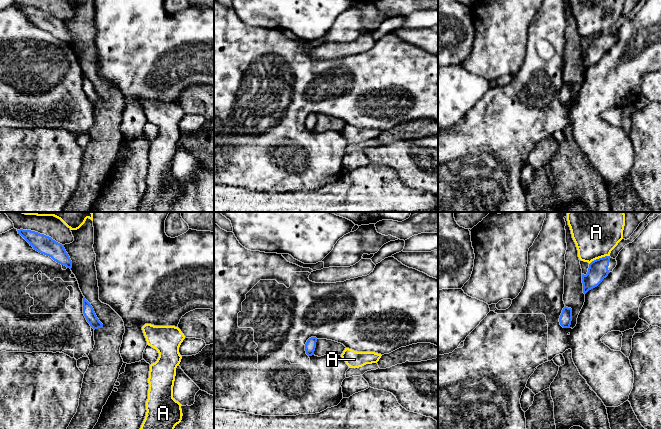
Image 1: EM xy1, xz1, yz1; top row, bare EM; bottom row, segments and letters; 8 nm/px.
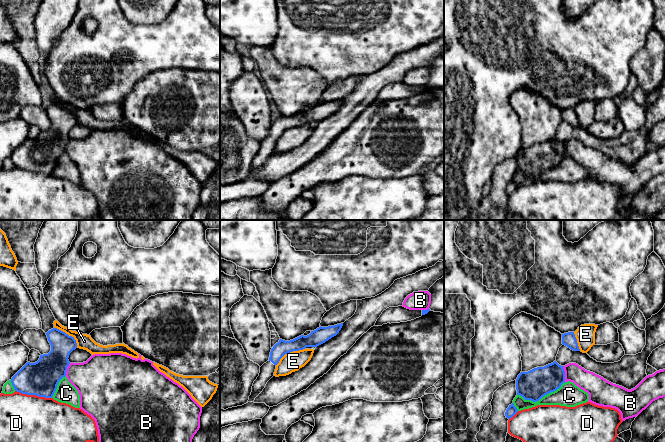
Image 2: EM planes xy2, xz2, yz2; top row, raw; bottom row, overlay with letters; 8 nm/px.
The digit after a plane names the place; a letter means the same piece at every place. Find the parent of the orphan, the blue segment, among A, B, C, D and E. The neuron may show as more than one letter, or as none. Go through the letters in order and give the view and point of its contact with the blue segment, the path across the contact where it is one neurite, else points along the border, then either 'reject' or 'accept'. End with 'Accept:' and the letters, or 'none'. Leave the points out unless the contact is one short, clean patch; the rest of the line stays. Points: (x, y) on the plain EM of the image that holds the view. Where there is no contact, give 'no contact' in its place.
A: yz1 (599, 34) | reject
B: yz2 (564, 150) | reject
C: yz2 (541, 173) | reject
D: xy2 (33, 170) | reject
E: xz2 (289, 128) | along xz2 (305, 123), (287, 128), (276, 141) | reject
Accept: none

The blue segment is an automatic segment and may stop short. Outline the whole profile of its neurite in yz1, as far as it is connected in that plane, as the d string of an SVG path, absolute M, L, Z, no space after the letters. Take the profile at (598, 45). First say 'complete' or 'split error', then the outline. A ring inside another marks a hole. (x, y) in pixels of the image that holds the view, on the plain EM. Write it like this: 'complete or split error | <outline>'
split error | M610 32L592 37L589 40L587 50L582 50L583 69L586 70L589 66L597 63L613 47L616 41L616 35Z

